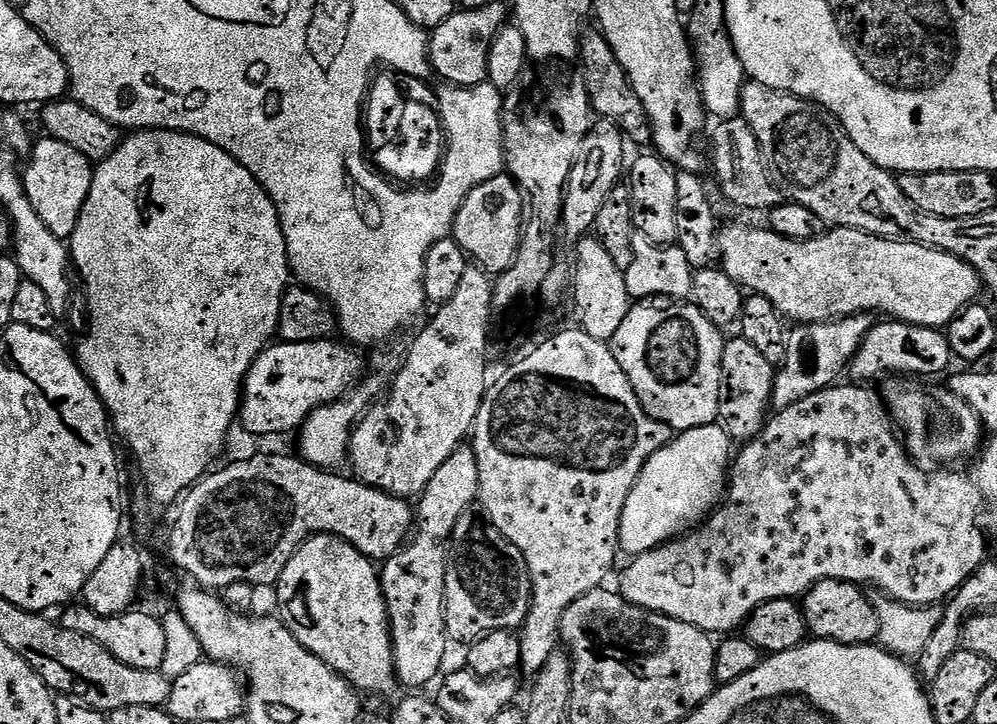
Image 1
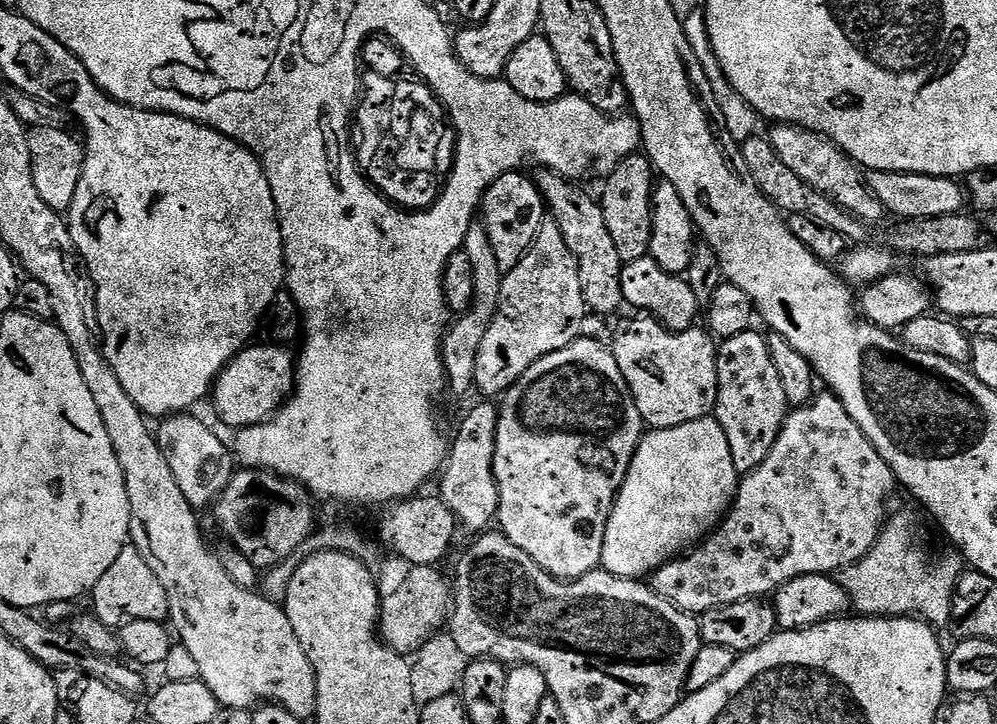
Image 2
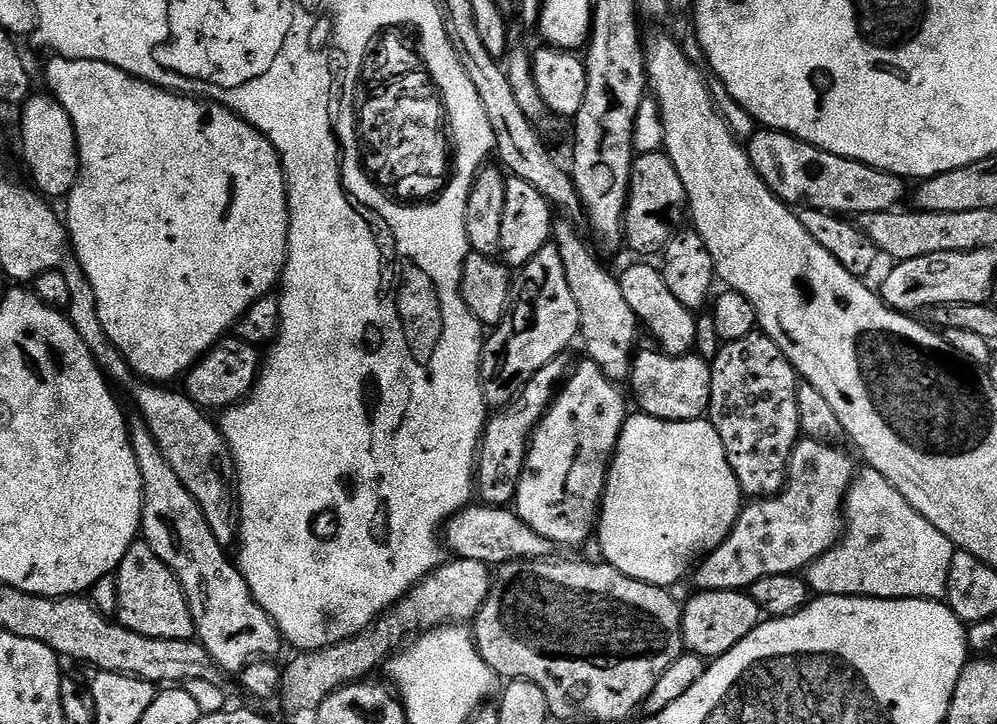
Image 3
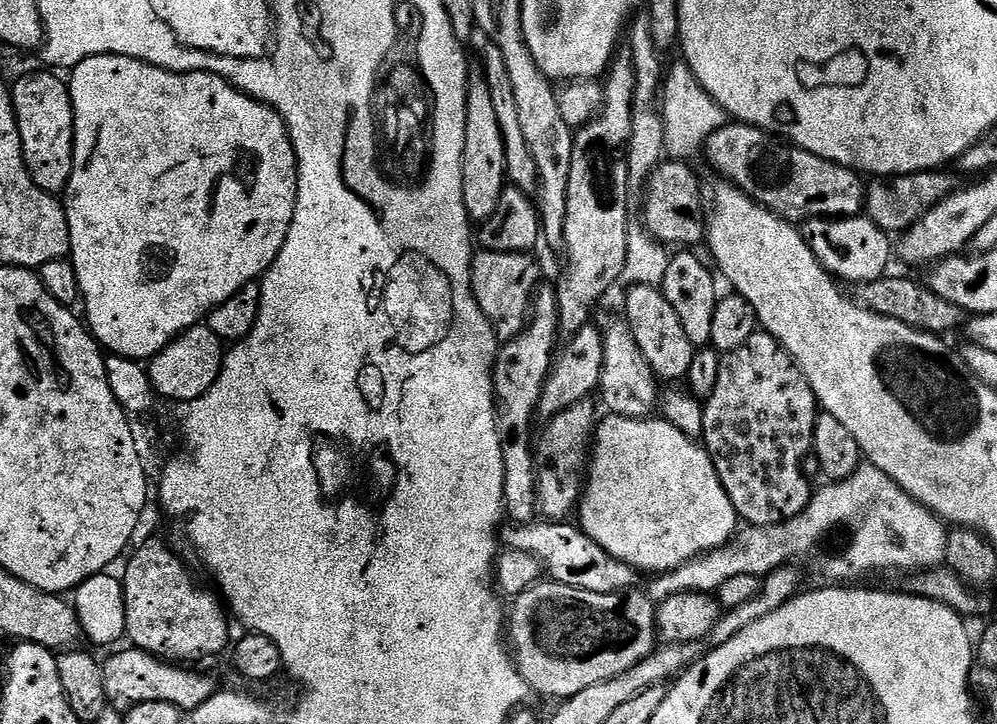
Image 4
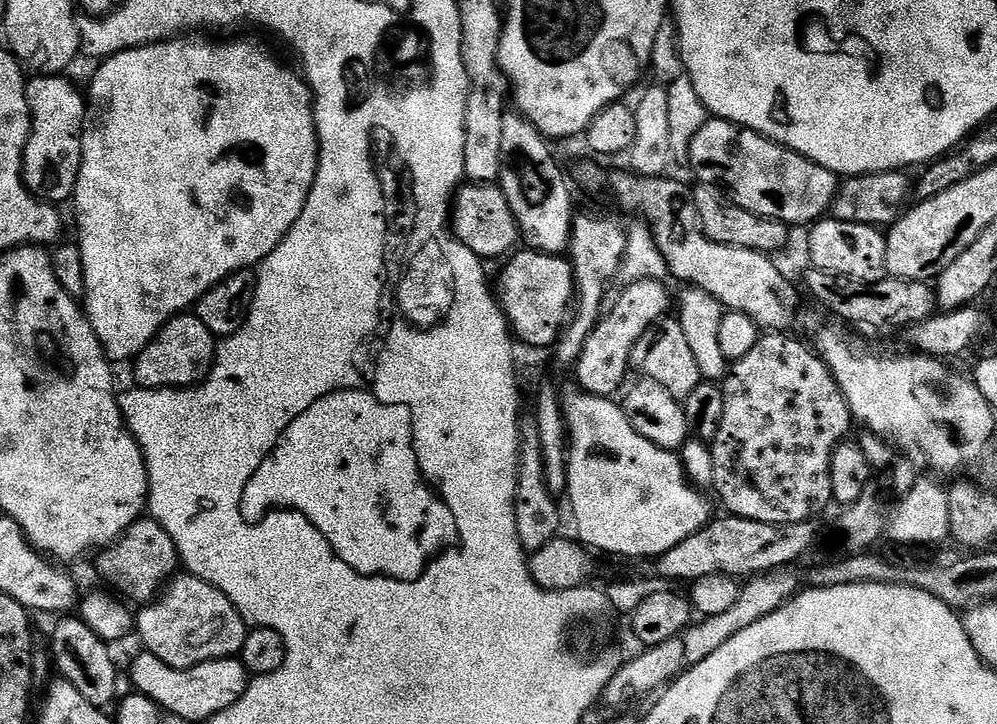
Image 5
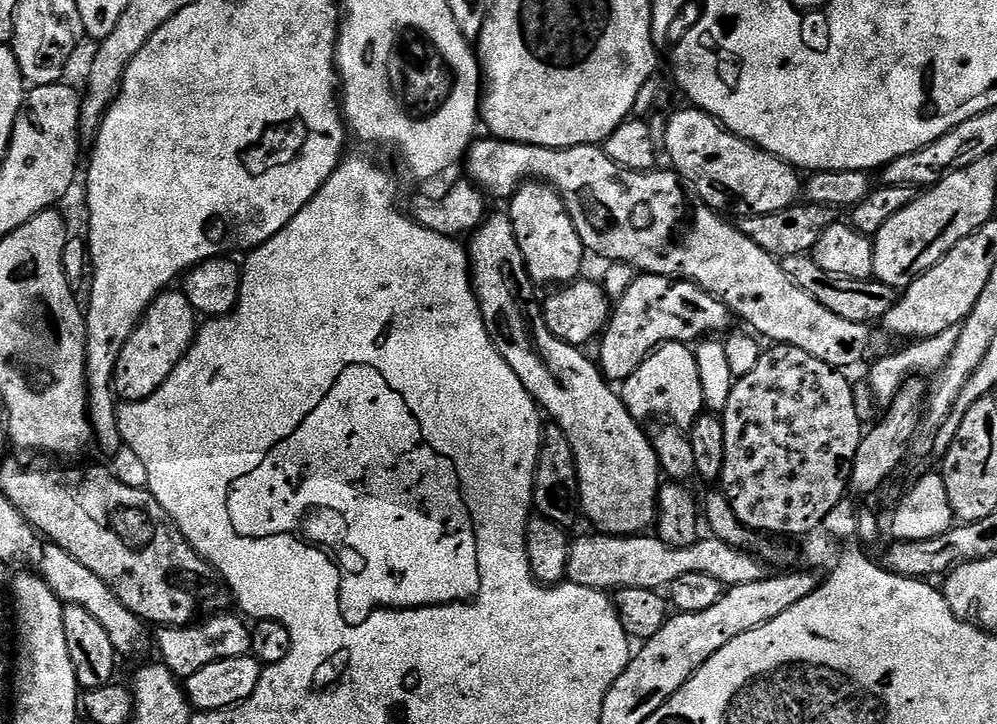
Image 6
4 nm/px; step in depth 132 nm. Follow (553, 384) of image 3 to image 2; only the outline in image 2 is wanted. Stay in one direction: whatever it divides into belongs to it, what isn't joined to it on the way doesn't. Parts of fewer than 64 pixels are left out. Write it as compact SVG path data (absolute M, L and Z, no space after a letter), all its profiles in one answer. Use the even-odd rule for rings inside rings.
M492 402L476 404L460 420L456 437L450 440L448 458L444 461L442 475L439 477L438 495L456 516L461 529L469 528L472 534L480 534L488 524L500 514L500 494L494 476L494 446L498 434L498 408Z

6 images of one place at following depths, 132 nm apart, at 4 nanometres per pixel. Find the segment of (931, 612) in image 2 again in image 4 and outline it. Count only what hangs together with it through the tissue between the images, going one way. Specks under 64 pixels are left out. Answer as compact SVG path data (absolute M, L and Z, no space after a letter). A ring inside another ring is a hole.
M864 462L852 476L824 485L825 488L817 487L813 491L812 500L802 514L780 524L745 527L735 542L657 575L653 579L656 581L647 585L649 598L659 605L666 602L666 598L683 592L719 593L722 582L738 578L738 574L761 578L771 576L780 568L787 568L796 562L799 556L810 555L835 528L849 528L852 531L848 549L828 564L828 572L836 582L856 582L859 576L872 576L875 572L911 574L938 568L945 563L949 534L945 521L919 504L909 492L903 492L873 464Z

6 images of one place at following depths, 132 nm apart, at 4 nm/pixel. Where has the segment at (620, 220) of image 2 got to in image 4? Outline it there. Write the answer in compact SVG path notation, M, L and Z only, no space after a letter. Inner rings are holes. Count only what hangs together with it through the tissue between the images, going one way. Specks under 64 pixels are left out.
M669 159L661 163L647 182L642 221L650 235L665 246L696 246L706 236L706 200L700 193L700 180L693 165Z

